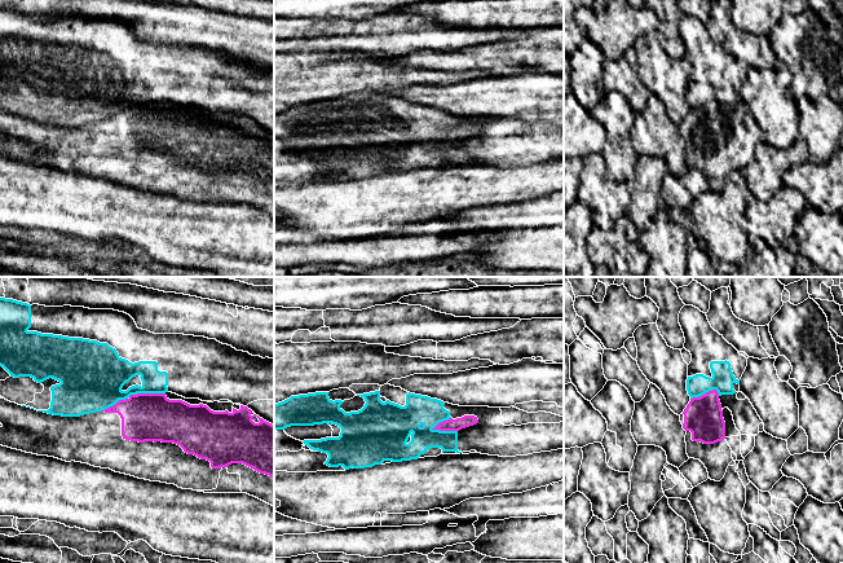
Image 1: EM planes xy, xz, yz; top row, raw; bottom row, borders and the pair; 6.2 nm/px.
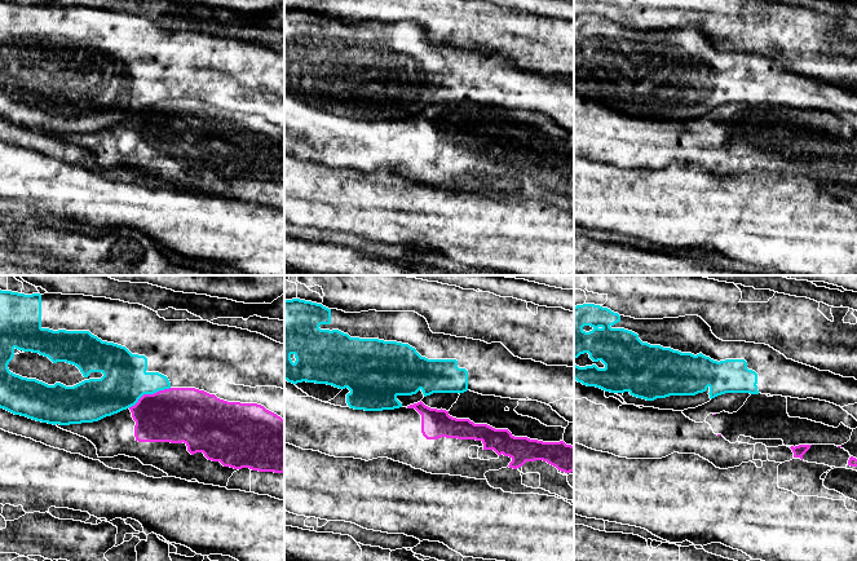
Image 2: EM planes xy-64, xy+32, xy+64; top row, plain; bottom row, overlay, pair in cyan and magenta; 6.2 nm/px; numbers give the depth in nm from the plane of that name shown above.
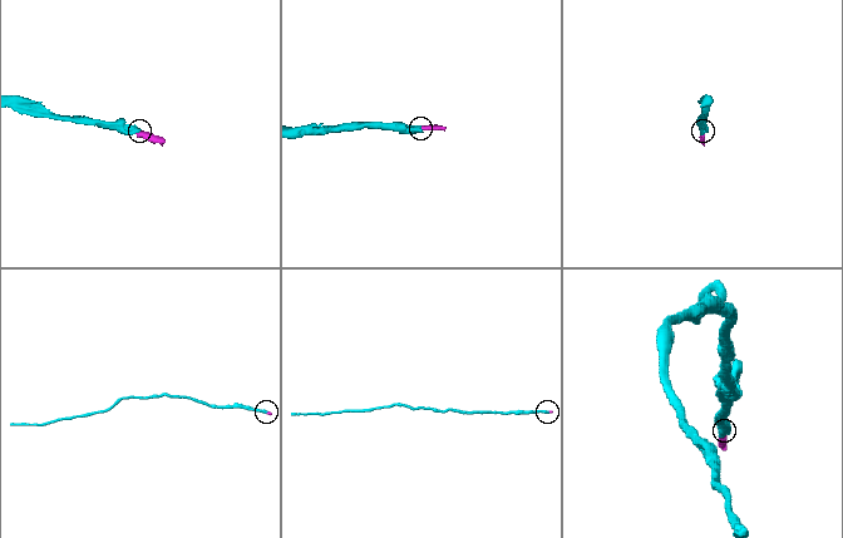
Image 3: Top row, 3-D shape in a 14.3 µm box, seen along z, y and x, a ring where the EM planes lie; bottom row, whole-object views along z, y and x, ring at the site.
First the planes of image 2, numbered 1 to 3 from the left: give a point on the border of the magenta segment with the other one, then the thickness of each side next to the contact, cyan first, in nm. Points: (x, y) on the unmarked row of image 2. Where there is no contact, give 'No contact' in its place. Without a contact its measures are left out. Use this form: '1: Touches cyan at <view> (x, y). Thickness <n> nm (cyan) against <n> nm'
1: Touches cyan at xy-64 (149, 104). Thickness 280 nm (cyan) against 340 nm
2: No contact
3: No contact

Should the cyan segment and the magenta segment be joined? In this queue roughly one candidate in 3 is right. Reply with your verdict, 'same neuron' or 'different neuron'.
different neuron

